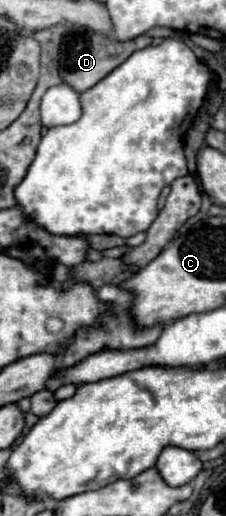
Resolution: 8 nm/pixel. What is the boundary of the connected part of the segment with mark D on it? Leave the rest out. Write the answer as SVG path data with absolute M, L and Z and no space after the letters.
M72 27L62 43L60 49L60 75L62 81L68 83L70 87L74 87L78 93L84 93L86 89L94 87L98 81L102 81L110 71L114 71L120 63L124 63L134 51L144 49L152 43L152 37L148 35L140 35L132 41L126 43L118 43L118 41L110 41L108 37L96 33L96 31L88 31L80 29L80 27Z

